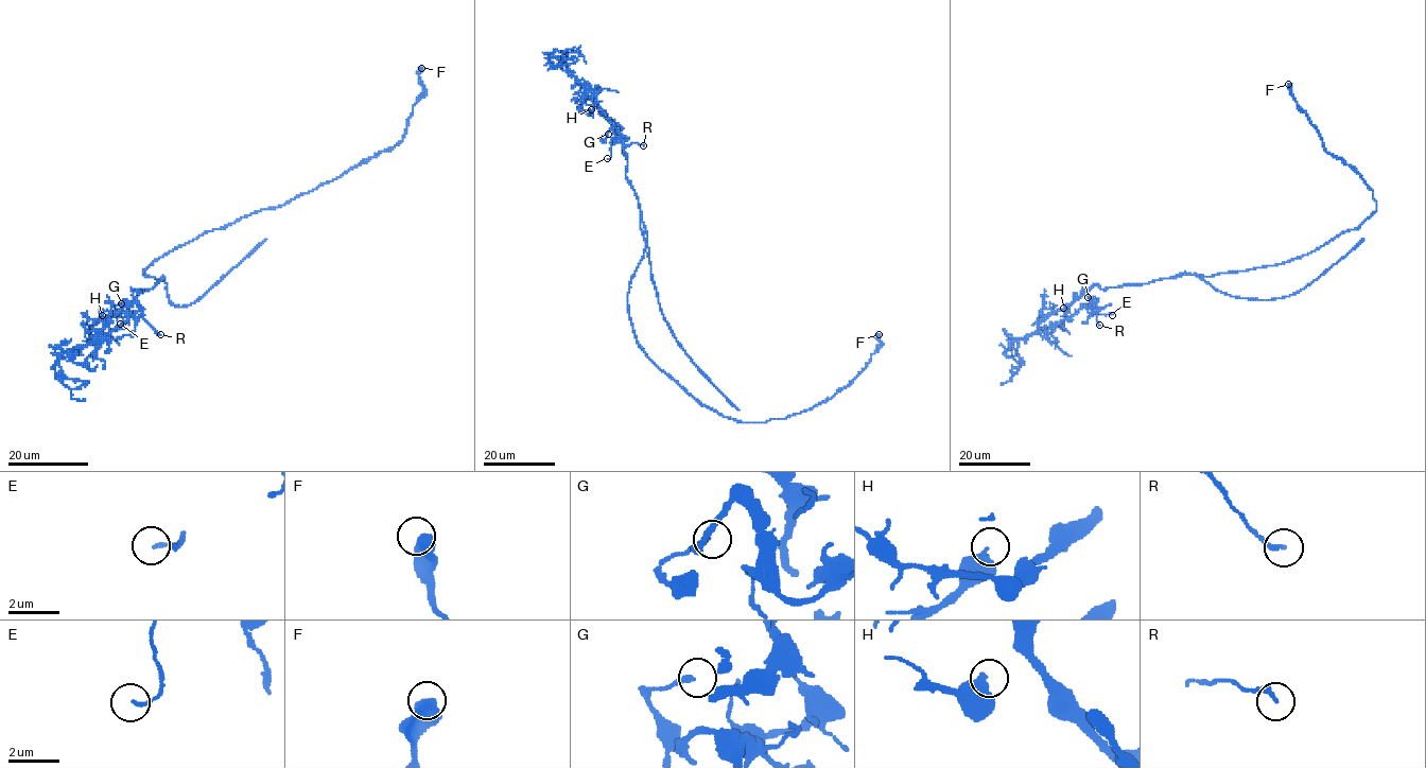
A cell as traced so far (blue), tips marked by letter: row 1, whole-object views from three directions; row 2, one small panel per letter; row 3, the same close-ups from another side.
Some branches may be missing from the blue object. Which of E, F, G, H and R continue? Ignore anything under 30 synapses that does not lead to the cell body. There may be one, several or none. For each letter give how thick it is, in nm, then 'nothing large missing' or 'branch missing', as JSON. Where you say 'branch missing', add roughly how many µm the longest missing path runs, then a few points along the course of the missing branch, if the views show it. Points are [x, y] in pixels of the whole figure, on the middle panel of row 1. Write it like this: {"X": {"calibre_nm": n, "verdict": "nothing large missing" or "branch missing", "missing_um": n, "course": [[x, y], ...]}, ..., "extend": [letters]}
{"E": {"calibre_nm": 120, "verdict": "nothing large missing"}, "F": {"calibre_nm": 650, "verdict": "nothing large missing"}, "G": {"calibre_nm": 190, "verdict": "nothing large missing"}, "H": {"calibre_nm": 260, "verdict": "nothing large missing"}, "R": {"calibre_nm": 170, "verdict": "nothing large missing"}, "extend": []}

